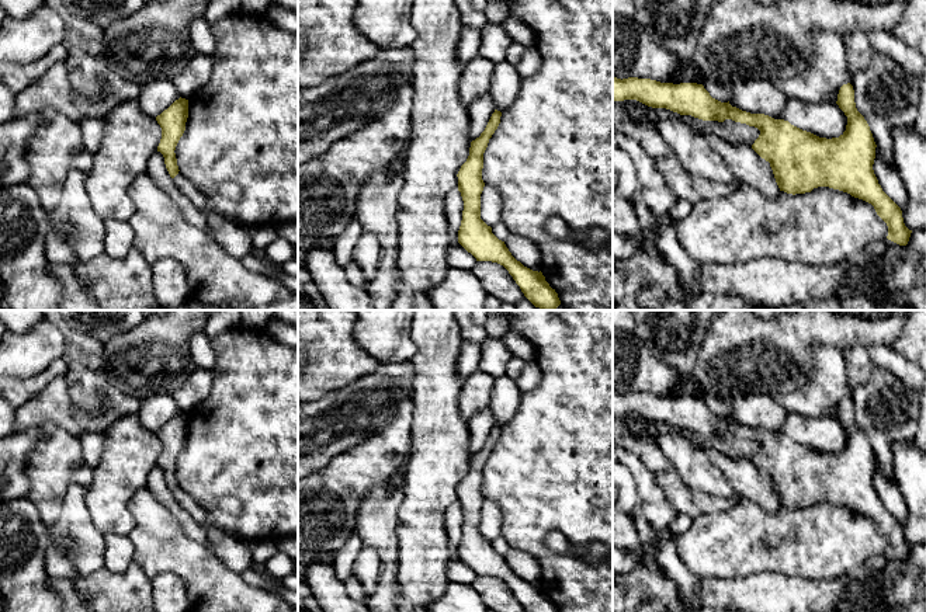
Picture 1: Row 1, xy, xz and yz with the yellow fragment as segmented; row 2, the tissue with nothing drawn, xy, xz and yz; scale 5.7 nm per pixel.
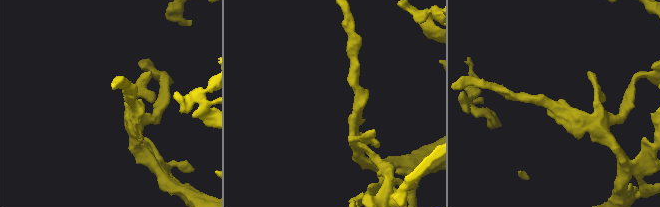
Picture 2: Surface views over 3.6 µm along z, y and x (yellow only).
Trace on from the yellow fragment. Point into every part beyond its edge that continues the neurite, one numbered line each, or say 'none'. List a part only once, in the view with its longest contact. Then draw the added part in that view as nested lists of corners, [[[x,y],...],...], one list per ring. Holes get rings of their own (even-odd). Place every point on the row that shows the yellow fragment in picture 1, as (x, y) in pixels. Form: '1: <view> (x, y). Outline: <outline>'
1: xy (201, 201). Outline: [[[180,171],[173,181],[177,189],[185,195],[205,215],[205,218],[212,213],[218,213],[211,208],[208,197],[198,191],[194,185],[188,184]]]

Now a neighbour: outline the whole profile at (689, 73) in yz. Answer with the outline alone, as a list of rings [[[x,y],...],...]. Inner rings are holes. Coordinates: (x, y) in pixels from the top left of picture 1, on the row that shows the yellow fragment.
[[[683,62],[682,69],[673,77],[665,80],[663,83],[697,83],[703,84],[704,73],[693,63],[693,62]]]

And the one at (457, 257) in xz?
[[[458,243],[458,244],[450,244],[448,253],[447,253],[447,262],[450,268],[471,270],[478,261],[471,253],[468,253]]]

